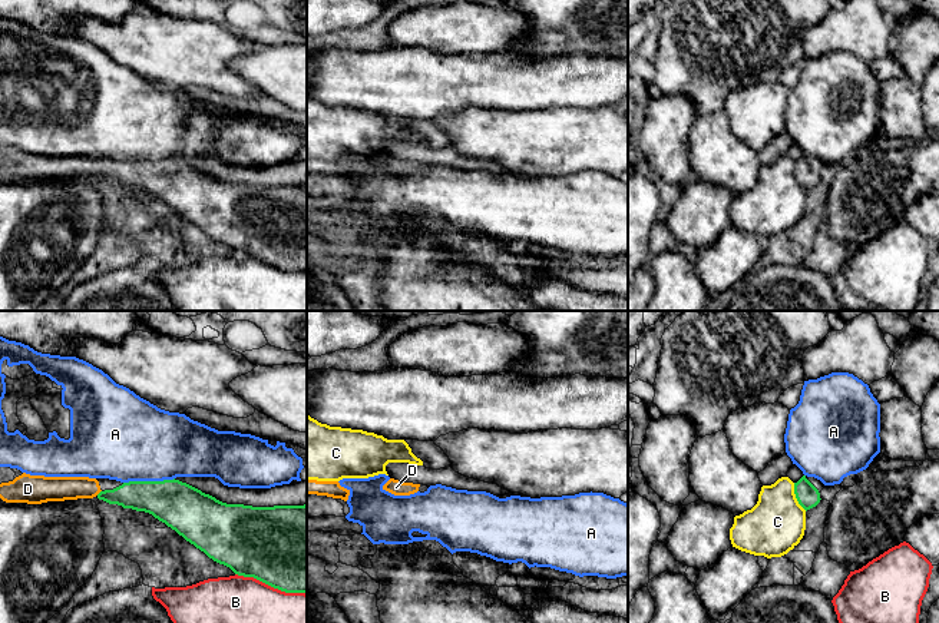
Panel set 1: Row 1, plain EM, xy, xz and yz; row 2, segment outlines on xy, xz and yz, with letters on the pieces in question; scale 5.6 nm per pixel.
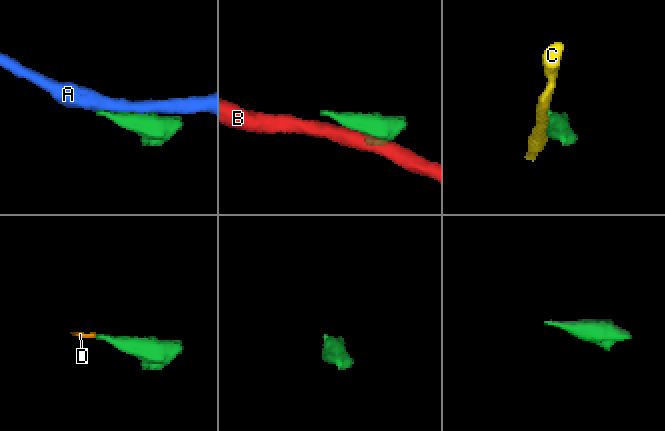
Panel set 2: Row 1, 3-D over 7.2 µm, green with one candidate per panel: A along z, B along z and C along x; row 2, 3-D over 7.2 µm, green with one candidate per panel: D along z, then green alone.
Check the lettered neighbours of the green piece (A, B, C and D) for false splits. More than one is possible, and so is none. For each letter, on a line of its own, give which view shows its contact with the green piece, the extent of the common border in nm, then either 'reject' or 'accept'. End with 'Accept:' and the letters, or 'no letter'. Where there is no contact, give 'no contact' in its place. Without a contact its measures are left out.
A: contact in xy; length 280 nm; reject
B: contact in xy; length 420 nm; reject
C: contact in yz; length 180 nm; reject
D: contact in xy; length 40 nm; accept
Accept: D

